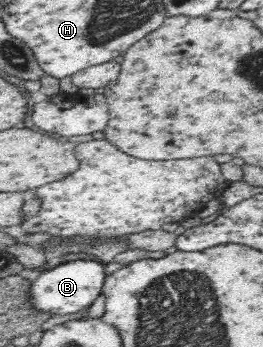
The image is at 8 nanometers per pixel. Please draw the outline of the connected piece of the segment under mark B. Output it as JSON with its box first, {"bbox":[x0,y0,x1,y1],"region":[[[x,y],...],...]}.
{"bbox":[27,259,106,317],"region":[[[77,259],[60,263],[51,269],[40,271],[27,290],[28,300],[37,314],[47,314],[50,317],[76,314],[91,307],[101,296],[106,277],[106,267],[94,259]]]}

